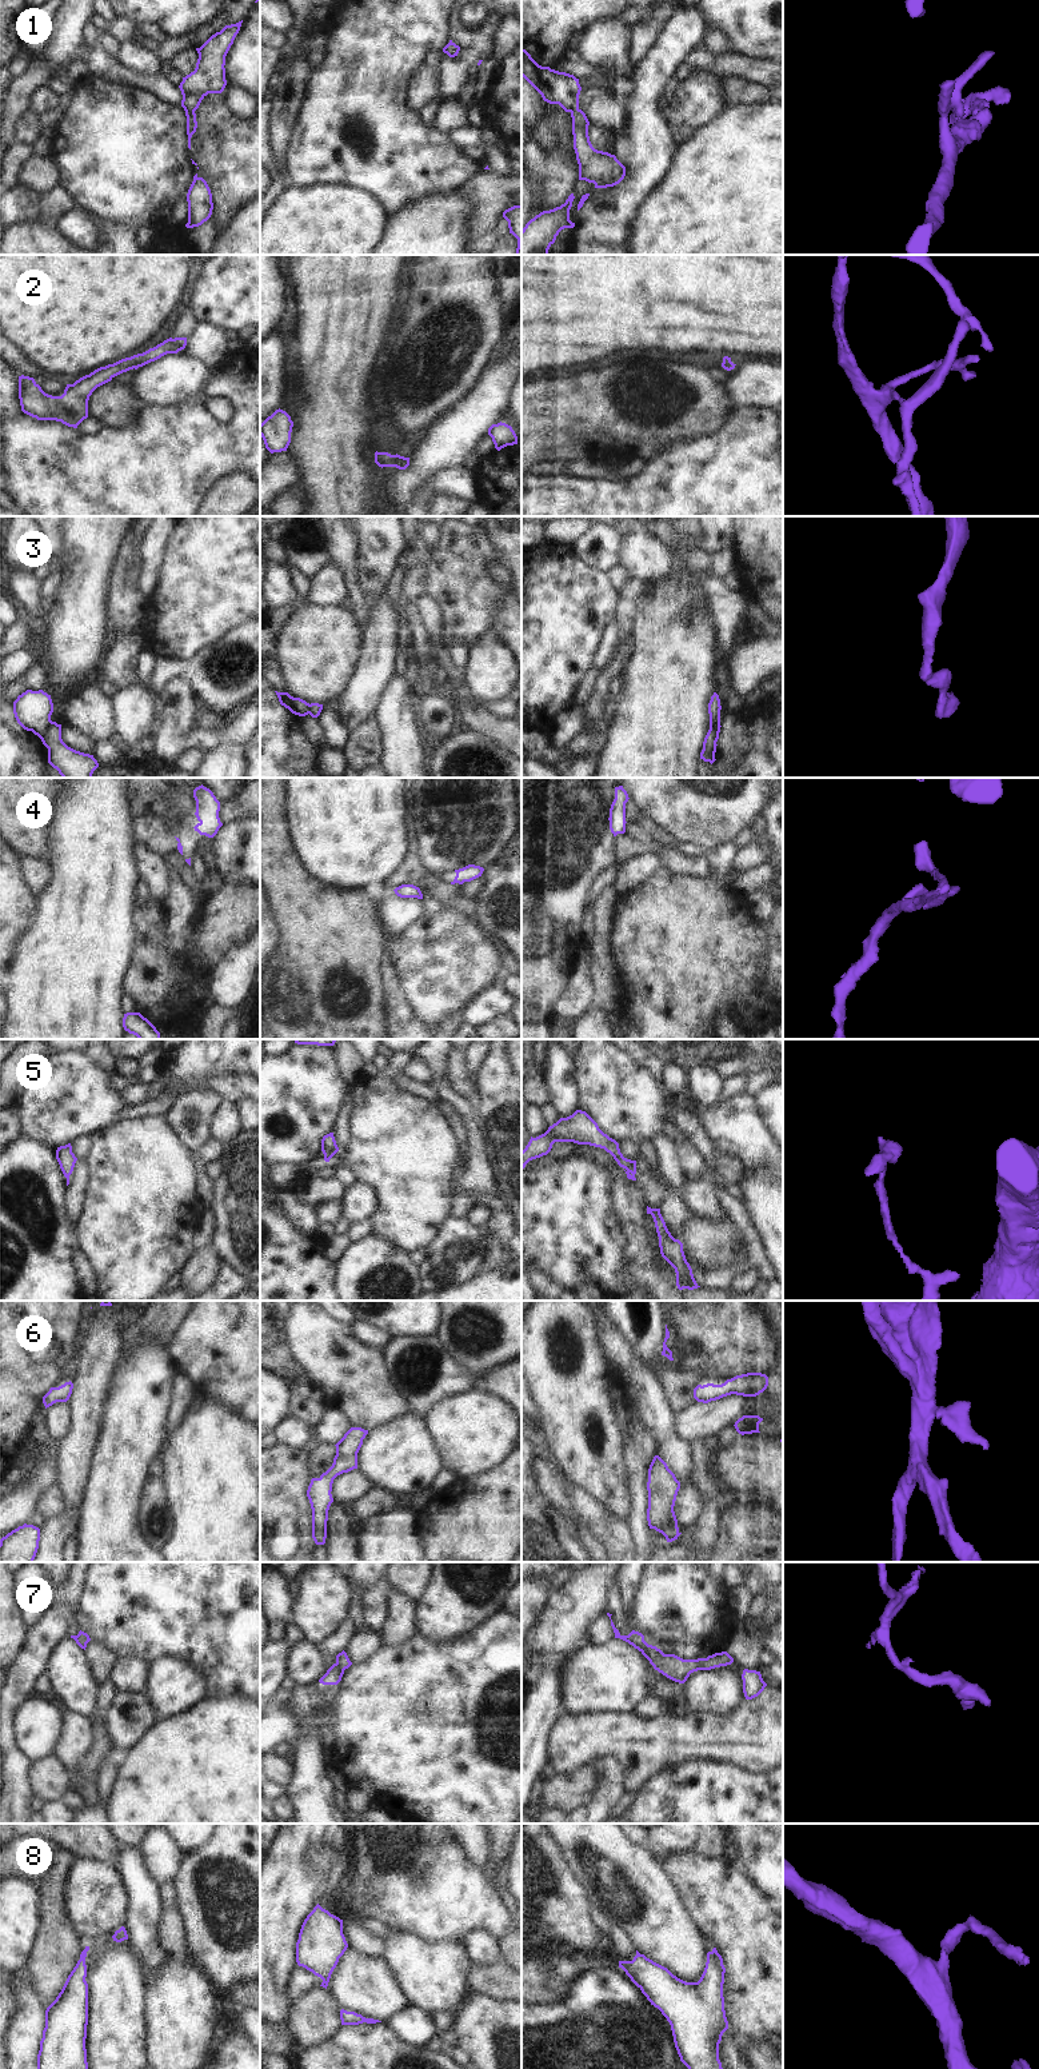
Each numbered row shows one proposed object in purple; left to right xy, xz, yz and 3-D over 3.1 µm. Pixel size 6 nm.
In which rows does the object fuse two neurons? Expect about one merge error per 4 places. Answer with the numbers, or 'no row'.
3

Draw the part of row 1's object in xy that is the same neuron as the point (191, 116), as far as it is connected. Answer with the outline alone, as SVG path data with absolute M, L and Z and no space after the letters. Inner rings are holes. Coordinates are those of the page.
M241 21L225 25L212 35L200 48L196 48L199 59L193 72L183 77L179 88L183 95L181 107L187 116L188 148L191 137L196 132L197 121L195 111L208 93L221 93L227 85L225 56L240 31Z

